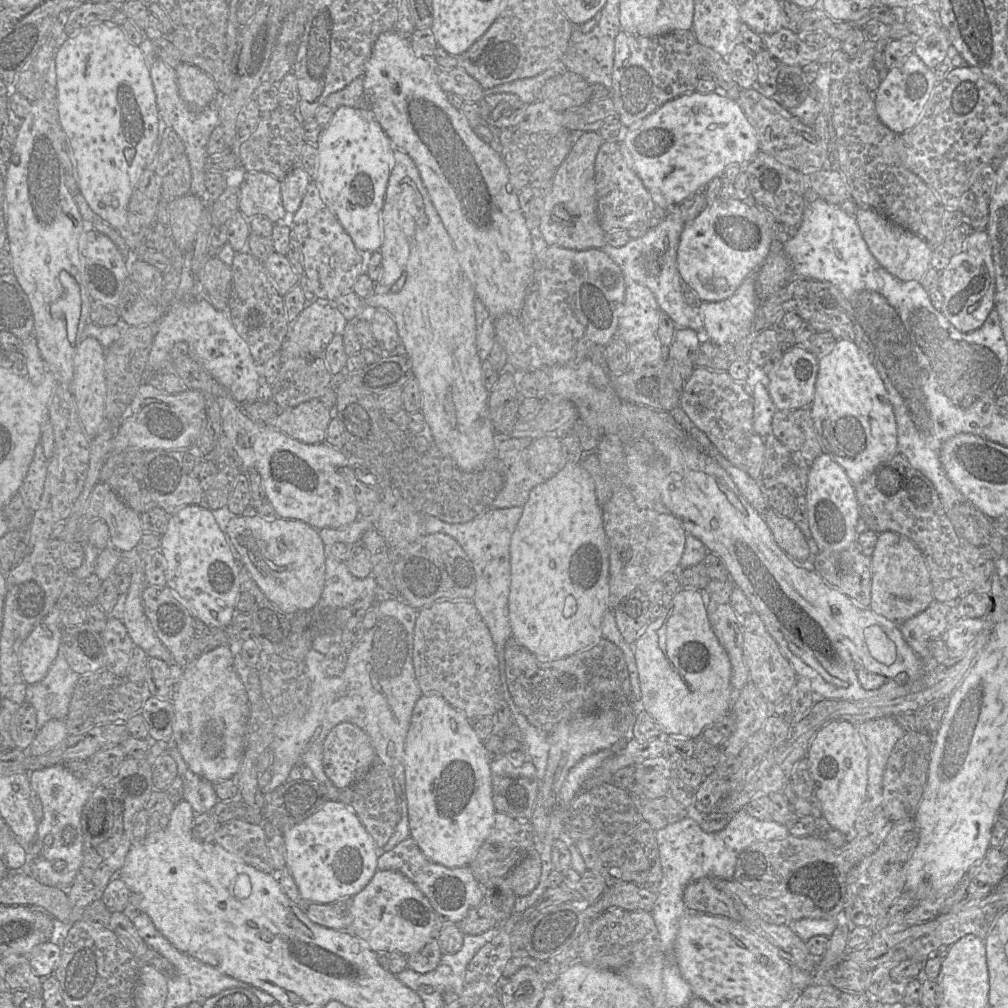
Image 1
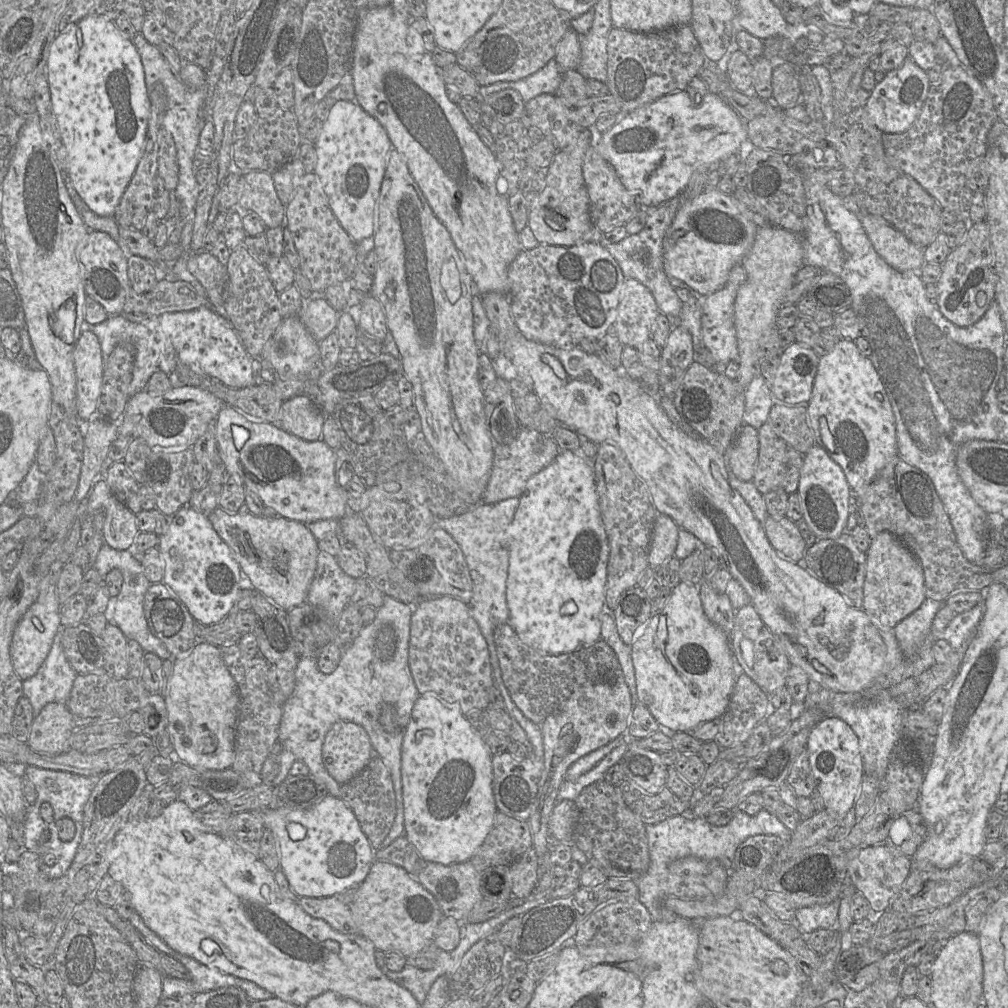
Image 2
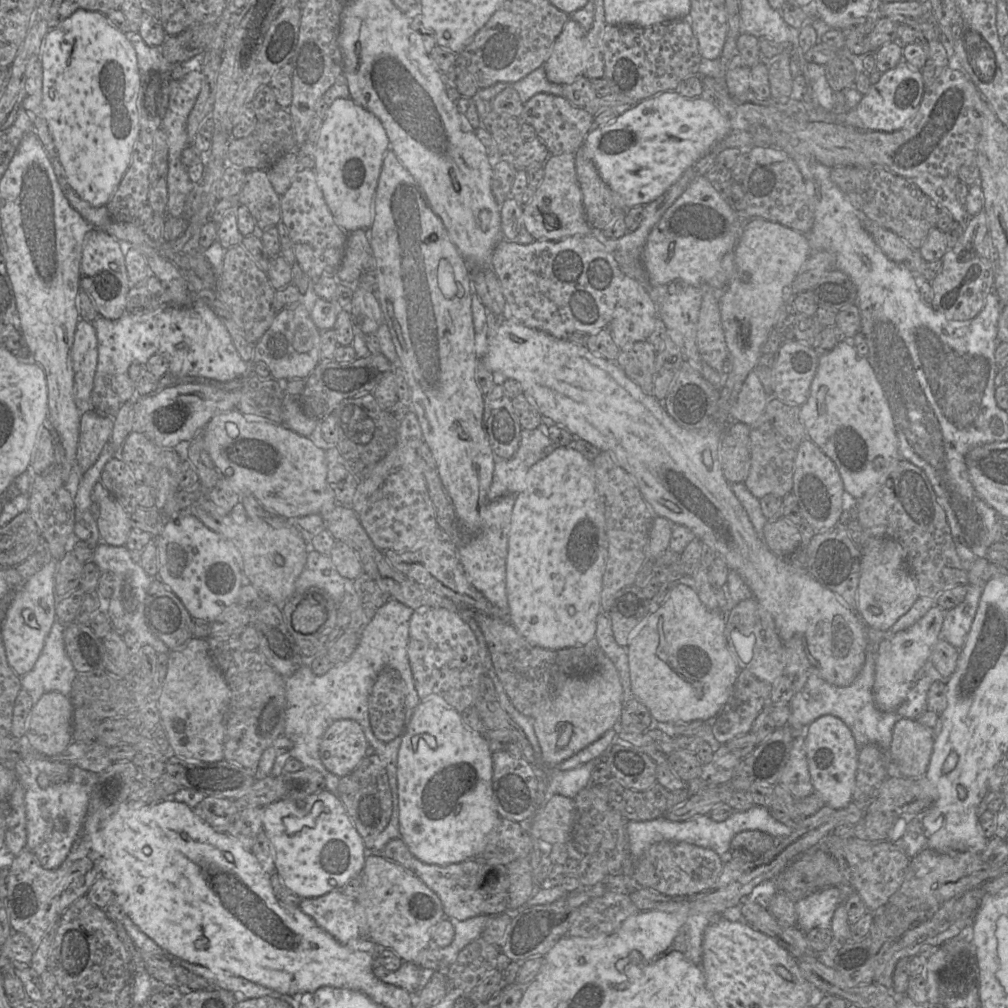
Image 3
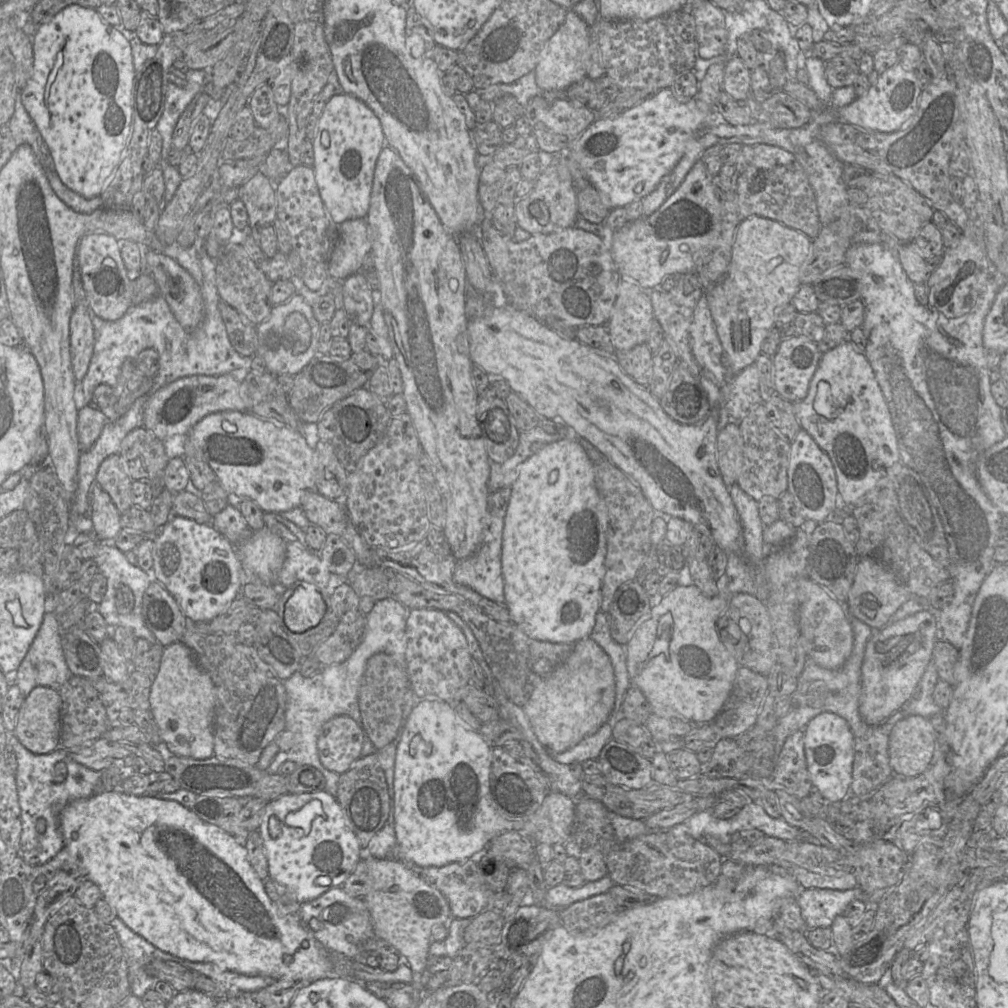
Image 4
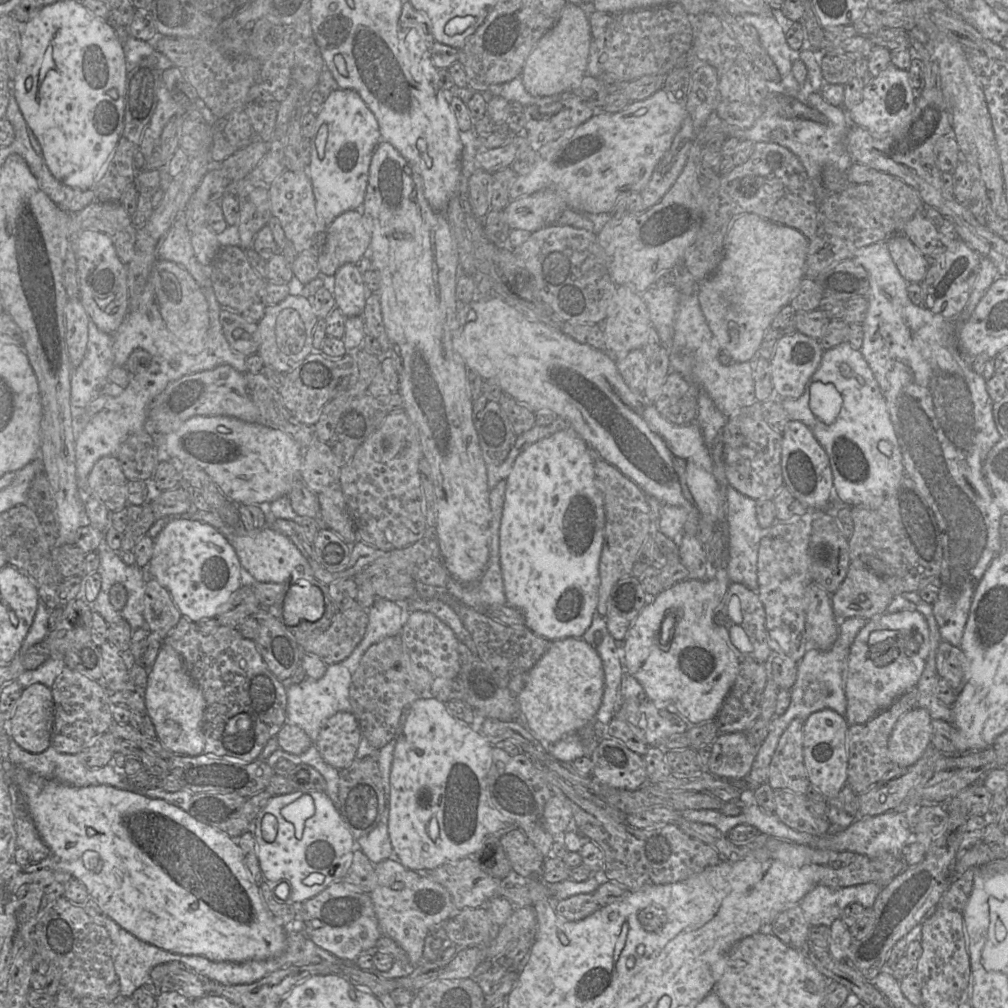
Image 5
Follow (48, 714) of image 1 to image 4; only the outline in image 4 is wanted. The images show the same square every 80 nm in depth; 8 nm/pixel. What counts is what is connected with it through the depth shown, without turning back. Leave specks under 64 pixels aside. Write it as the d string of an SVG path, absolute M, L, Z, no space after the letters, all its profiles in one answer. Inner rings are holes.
M46 612L27 654L11 681L18 685L26 698L37 686L46 686L58 691L72 675L64 656L57 617L53 612Z

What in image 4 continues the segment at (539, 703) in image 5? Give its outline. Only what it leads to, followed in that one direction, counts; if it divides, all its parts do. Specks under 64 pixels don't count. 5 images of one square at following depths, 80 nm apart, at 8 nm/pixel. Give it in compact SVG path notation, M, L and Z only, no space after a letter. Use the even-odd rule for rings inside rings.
M592 639L573 645L567 659L545 677L523 706L539 743L554 753L564 752L605 724L615 703L615 676L611 661Z

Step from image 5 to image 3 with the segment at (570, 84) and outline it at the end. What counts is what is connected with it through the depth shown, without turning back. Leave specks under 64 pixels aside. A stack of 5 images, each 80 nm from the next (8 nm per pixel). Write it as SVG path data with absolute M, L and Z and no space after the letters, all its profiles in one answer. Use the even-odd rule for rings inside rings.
M569 18L543 65L546 77L552 83L571 84L583 75L586 65L586 32Z

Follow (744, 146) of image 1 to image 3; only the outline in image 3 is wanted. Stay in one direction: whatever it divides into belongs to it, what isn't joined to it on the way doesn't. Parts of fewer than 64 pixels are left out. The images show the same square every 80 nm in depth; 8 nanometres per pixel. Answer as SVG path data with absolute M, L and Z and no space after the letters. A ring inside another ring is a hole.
M664 91L636 103L604 126L593 127L583 145L602 180L624 201L626 208L646 205L661 196L682 174L721 141L734 126L746 126L744 121L727 117L706 97L687 98L674 91Z

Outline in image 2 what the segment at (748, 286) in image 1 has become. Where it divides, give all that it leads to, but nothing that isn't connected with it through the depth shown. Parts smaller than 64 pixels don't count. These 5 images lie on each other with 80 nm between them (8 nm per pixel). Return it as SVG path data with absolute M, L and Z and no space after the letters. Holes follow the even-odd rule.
M736 264L730 271L723 288L702 298L701 339L703 347L712 355L716 365L726 365L738 358L737 336L734 326L734 303L739 287L746 280L746 272L742 264Z

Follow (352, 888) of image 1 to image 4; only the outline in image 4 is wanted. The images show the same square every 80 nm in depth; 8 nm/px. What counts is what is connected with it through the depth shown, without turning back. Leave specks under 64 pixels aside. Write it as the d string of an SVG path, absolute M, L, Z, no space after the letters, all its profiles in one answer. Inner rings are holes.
M327 791L303 794L285 794L267 803L258 829L268 860L269 878L276 883L278 893L285 902L302 904L314 900L333 887L341 887L354 871L361 858L361 845L349 827L337 799ZM330 877L331 886L316 884L317 878Z

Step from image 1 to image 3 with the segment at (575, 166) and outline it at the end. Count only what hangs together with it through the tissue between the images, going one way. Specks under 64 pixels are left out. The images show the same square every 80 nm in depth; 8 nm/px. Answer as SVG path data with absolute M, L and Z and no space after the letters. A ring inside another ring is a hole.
M575 154L550 155L544 163L544 175L529 203L523 206L523 227L535 240L557 241L575 235L591 235L592 226L585 217Z

